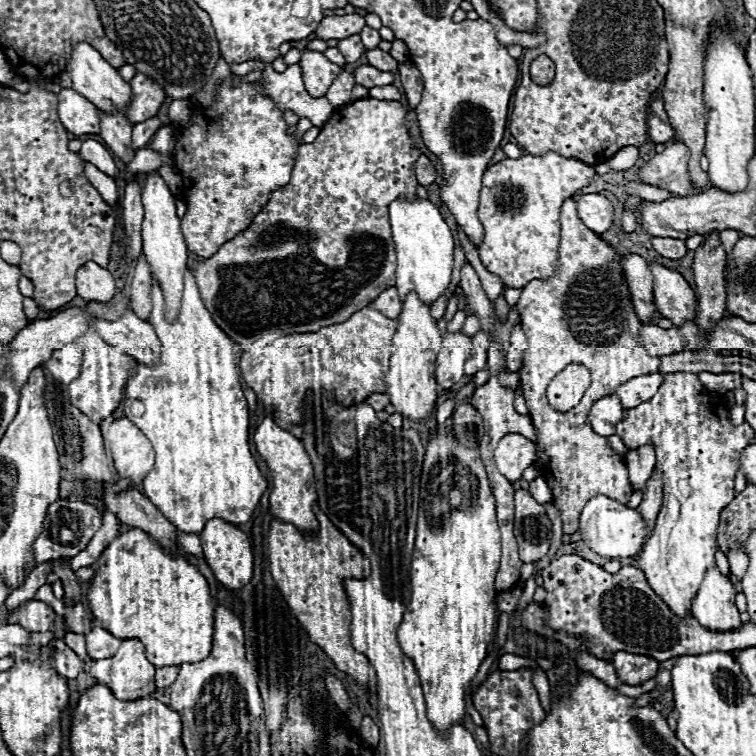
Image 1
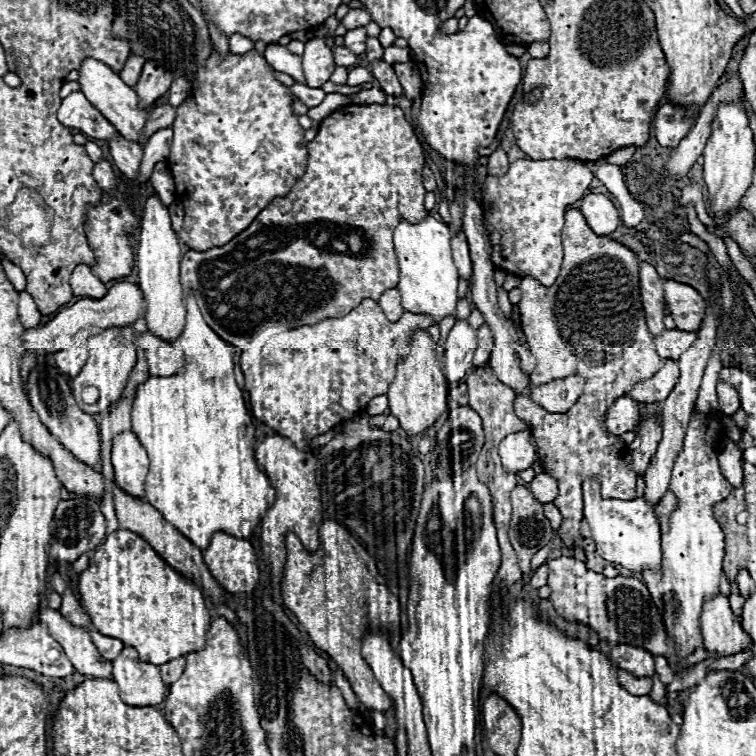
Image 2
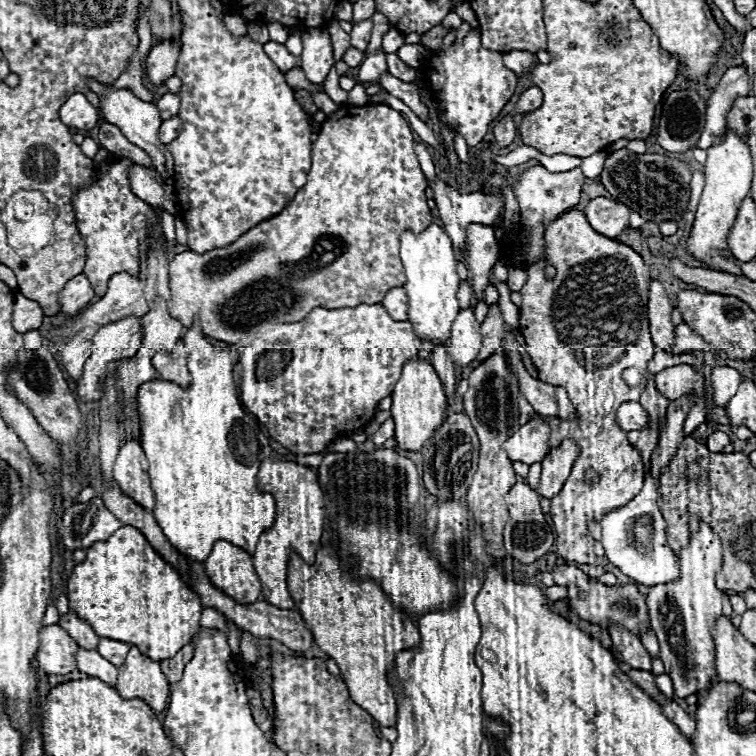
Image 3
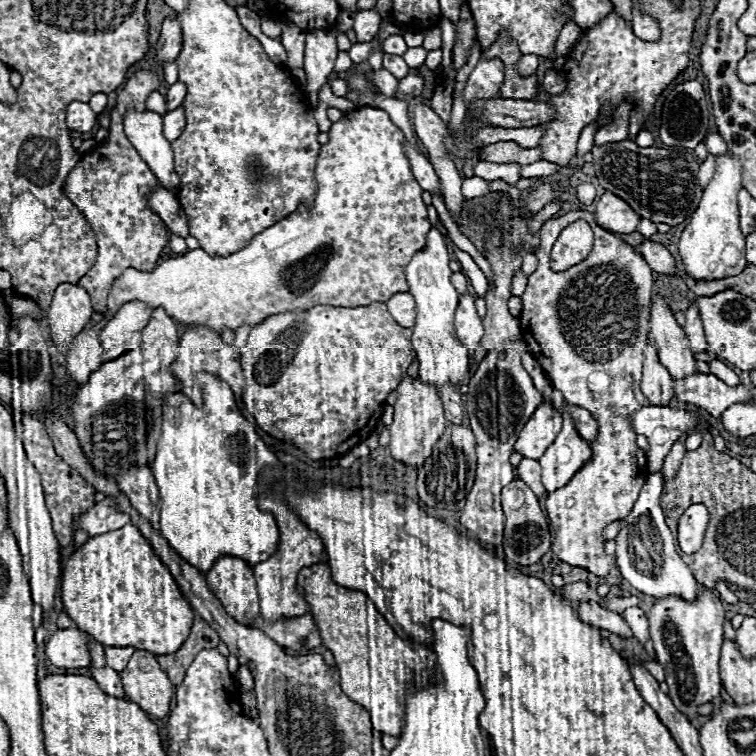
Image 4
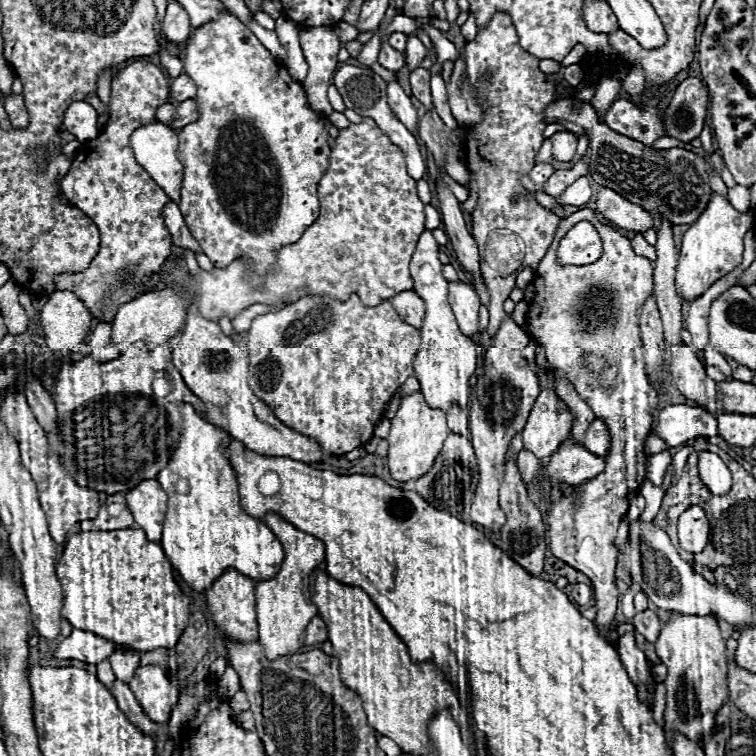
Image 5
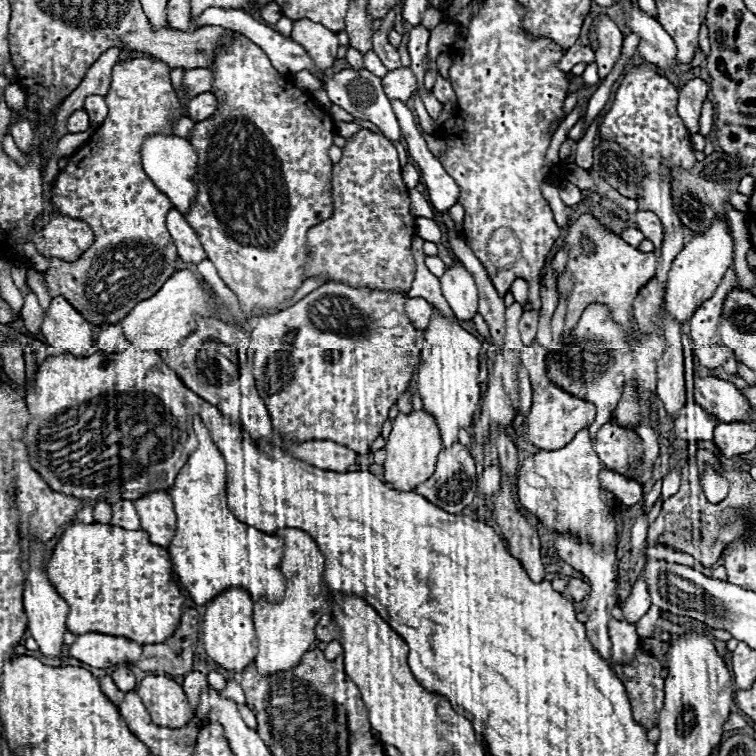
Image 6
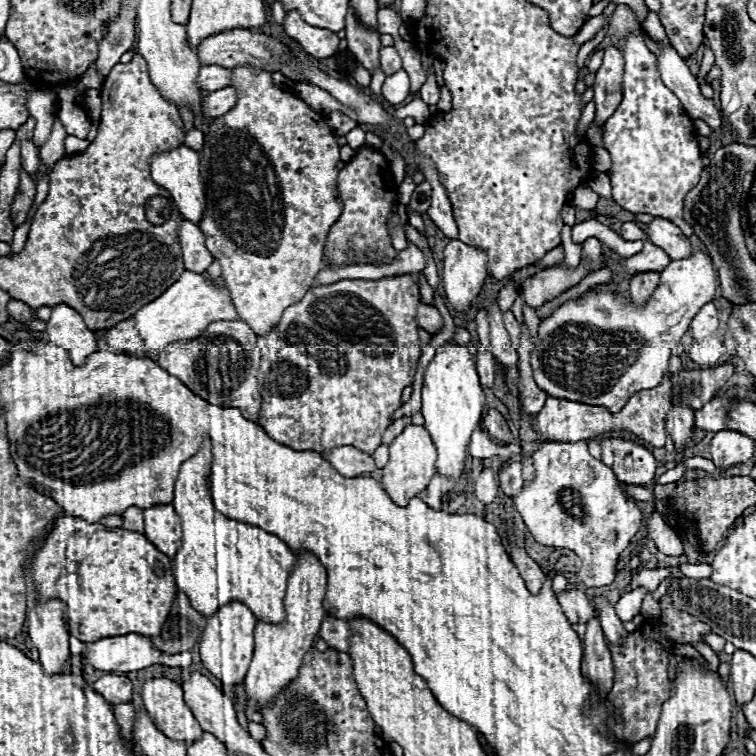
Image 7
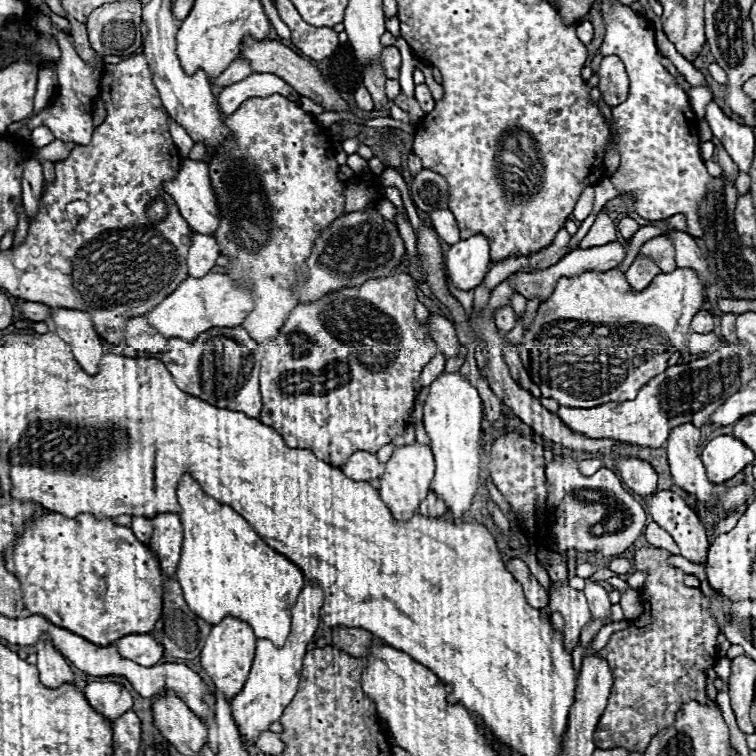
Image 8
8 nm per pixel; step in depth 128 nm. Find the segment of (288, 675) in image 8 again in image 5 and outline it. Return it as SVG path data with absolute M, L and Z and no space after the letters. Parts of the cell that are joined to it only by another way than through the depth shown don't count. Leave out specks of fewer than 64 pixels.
M264 514L262 518L278 540L284 546L284 562L280 564L274 578L256 582L256 614L258 614L258 632L260 642L268 658L276 658L282 654L296 654L302 648L304 630L308 622L318 614L318 608L310 602L310 572L318 568L324 560L324 542L316 536L300 532L290 522L280 518L280 514Z

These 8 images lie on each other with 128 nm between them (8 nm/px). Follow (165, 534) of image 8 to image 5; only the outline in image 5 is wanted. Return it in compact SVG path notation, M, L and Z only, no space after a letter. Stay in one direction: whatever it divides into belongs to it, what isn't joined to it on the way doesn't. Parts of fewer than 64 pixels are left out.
M144 480L132 490L124 492L128 508L134 514L136 524L146 532L148 540L158 542L166 520L166 492L156 480Z

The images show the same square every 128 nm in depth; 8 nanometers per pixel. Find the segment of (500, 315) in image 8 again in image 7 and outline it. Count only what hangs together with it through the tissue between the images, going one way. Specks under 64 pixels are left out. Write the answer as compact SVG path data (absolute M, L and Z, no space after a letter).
M508 310L508 312L504 312L504 324L506 324L506 330L508 330L508 334L510 334L510 338L514 340L514 344L518 344L518 340L520 340L520 332L522 332L522 328L520 328L520 324L516 322L516 318L514 318L514 314Z

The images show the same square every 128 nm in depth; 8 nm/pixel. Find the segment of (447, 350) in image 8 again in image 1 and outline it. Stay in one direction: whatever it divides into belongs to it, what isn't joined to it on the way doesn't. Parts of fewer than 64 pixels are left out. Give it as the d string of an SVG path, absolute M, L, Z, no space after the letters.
M392 286L388 290L384 290L376 300L372 300L370 304L372 308L380 310L386 318L398 318L400 310L402 310L402 302L398 298L398 290Z

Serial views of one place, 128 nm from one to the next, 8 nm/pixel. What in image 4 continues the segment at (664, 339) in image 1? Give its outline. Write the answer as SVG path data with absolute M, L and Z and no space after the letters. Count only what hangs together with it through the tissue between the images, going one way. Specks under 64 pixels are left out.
M688 308L686 310L686 326L684 326L686 338L688 338L688 346L694 354L706 352L706 340L704 340L704 330L702 330L702 322L698 316L696 308Z

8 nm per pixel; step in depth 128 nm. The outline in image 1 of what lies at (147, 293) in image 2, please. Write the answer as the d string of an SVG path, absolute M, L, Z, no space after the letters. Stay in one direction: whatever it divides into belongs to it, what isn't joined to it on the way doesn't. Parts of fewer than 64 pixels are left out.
M158 170L148 172L144 176L142 184L142 202L144 202L144 222L142 222L142 250L146 254L146 260L150 264L150 270L154 278L160 282L164 298L166 298L166 316L168 320L174 320L178 316L180 308L180 298L182 298L182 288L184 288L184 270L186 270L186 258L188 250L184 244L182 228L180 228L180 218L176 216L176 200L172 192L168 190L164 178L160 176Z

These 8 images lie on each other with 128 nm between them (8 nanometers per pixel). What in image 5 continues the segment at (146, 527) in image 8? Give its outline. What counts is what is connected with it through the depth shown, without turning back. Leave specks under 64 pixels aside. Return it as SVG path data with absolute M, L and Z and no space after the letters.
M120 492L108 496L108 500L100 506L98 516L94 518L96 530L122 530L122 528L130 528L132 524L134 518Z

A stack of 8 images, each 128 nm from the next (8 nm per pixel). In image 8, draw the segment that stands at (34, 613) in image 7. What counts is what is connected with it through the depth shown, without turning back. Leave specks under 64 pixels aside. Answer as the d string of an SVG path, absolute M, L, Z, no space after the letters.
M44 634L40 636L40 640L36 642L38 648L38 670L40 670L40 682L48 688L58 688L62 684L74 682L74 674L72 668L68 666L66 658L54 648L52 640Z

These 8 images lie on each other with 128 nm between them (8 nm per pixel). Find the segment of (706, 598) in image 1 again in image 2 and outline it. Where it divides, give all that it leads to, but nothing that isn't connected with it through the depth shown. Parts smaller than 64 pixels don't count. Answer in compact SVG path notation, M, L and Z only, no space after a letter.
M716 594L716 598L704 602L700 628L704 648L710 652L718 652L720 656L738 654L752 642L742 630L740 620L732 614L728 598L724 594Z

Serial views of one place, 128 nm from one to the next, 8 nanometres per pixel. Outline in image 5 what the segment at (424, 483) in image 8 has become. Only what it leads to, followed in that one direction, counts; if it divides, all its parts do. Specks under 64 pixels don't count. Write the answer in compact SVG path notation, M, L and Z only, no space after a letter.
M418 392L404 394L400 400L400 406L396 410L396 416L392 418L392 428L390 428L390 450L388 450L388 466L390 474L396 480L410 480L410 478L420 478L426 474L434 458L438 456L444 440L448 436L448 426L446 426L446 414L442 410L436 410L424 402L424 396Z

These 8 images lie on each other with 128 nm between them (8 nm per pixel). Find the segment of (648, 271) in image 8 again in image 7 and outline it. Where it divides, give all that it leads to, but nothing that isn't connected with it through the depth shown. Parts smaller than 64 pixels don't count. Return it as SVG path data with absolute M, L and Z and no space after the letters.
M638 272L630 278L630 298L636 306L644 306L660 282L660 272Z

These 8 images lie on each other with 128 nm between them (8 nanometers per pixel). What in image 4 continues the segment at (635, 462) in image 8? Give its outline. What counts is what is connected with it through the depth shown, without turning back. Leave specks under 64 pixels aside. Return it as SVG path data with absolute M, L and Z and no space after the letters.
M566 404L566 410L570 412L578 434L580 434L586 442L592 442L592 440L596 438L596 434L598 434L598 426L596 426L596 420L588 414L588 410L578 408L578 406L572 406L572 404Z

